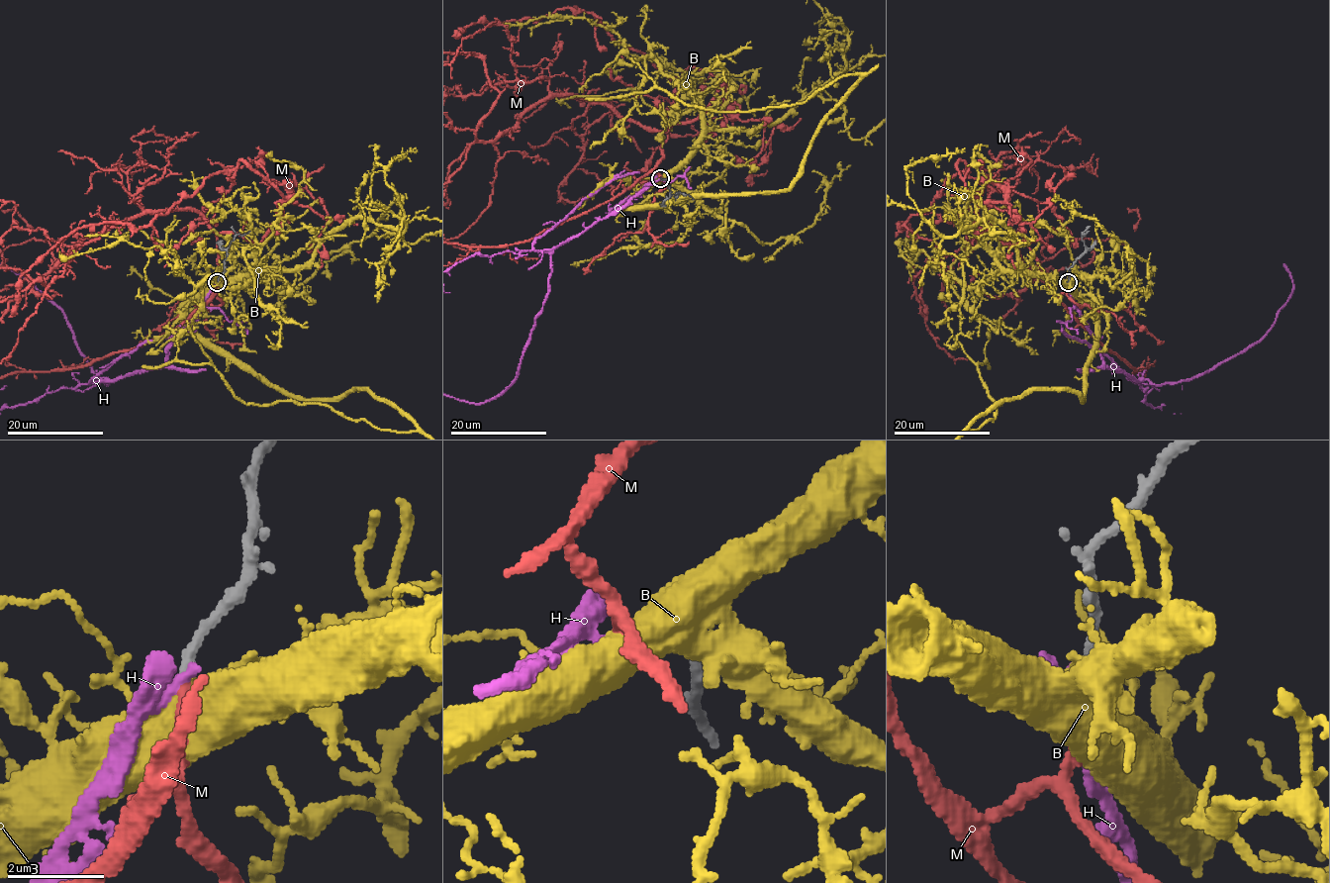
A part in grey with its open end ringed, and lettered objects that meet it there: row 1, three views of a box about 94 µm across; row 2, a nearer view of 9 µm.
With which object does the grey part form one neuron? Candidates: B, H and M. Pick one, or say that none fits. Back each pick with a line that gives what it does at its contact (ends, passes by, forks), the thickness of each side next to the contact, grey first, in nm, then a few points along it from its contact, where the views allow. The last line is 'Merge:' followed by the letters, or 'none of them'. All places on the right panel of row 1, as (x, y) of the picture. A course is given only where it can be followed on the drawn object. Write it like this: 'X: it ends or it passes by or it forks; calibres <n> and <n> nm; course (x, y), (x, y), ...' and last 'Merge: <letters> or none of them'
M: it ends; calibres 200 and 160 nm
Merge: M

